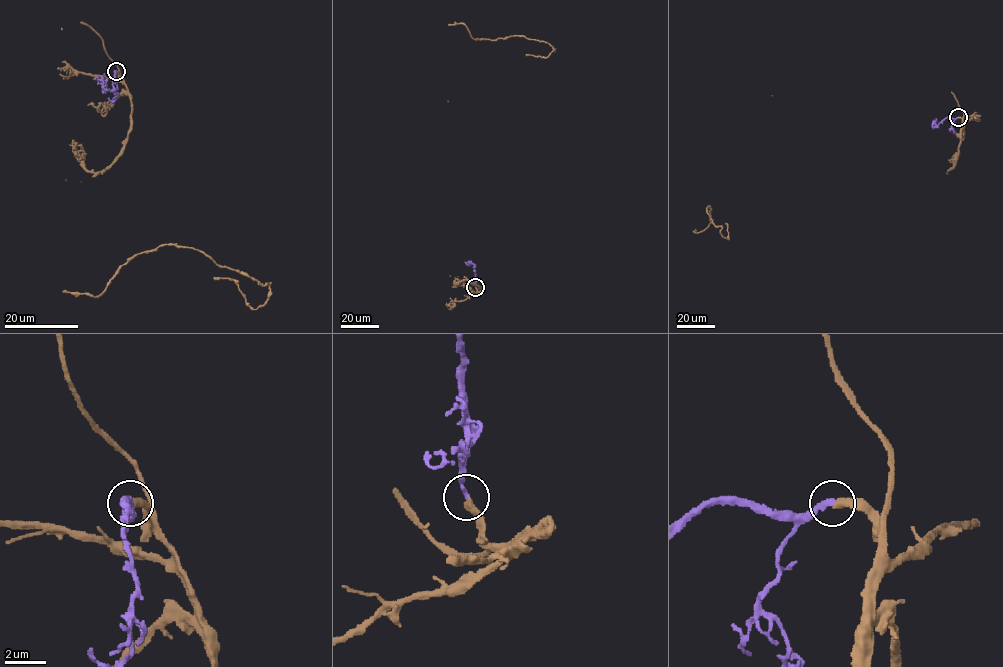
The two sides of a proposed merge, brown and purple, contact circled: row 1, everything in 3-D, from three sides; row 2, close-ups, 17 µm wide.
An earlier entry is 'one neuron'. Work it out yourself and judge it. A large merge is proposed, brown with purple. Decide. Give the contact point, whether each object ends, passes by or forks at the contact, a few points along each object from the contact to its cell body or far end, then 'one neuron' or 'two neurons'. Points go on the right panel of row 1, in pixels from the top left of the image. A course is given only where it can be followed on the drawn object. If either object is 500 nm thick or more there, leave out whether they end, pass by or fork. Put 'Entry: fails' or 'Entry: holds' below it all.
(958, 117) | brown ends | purple ends | brown via (958, 117), (957, 158), (947, 171), (726, 223), (728, 239), (709, 206), (710, 223), (696, 230) | purple via (958, 117), (946, 117), (936, 126), (932, 126), (932, 121) | one neuron
Entry: holds

